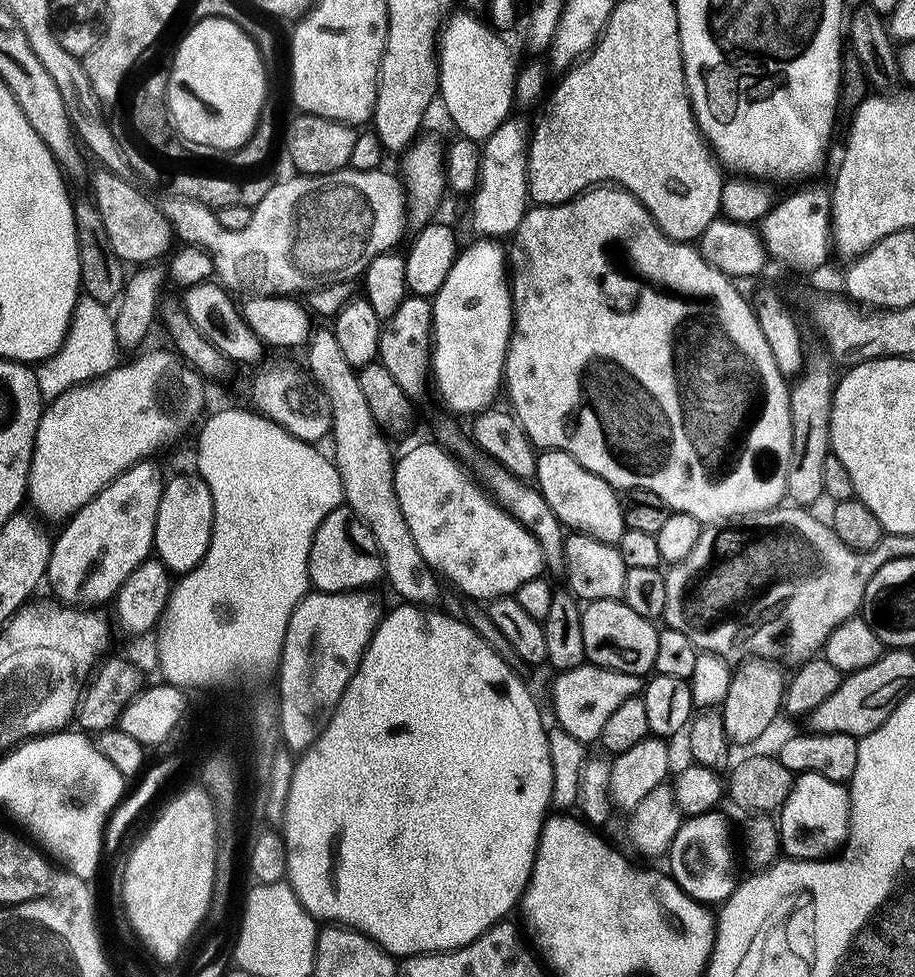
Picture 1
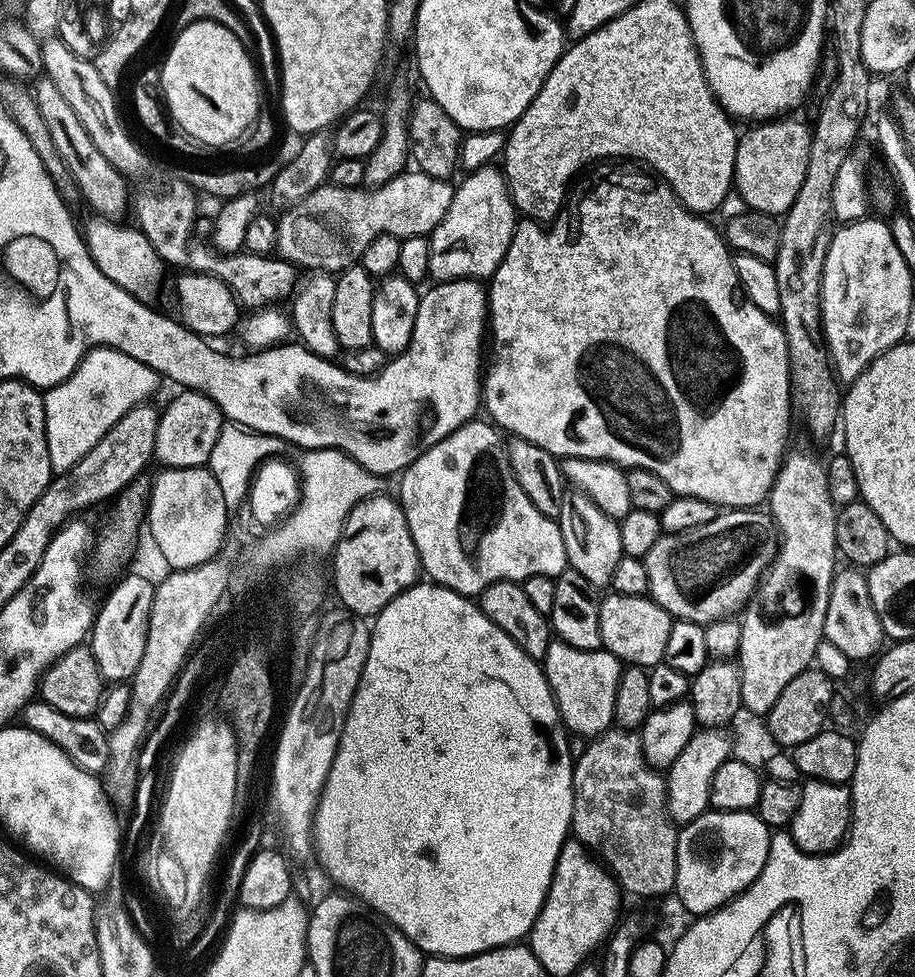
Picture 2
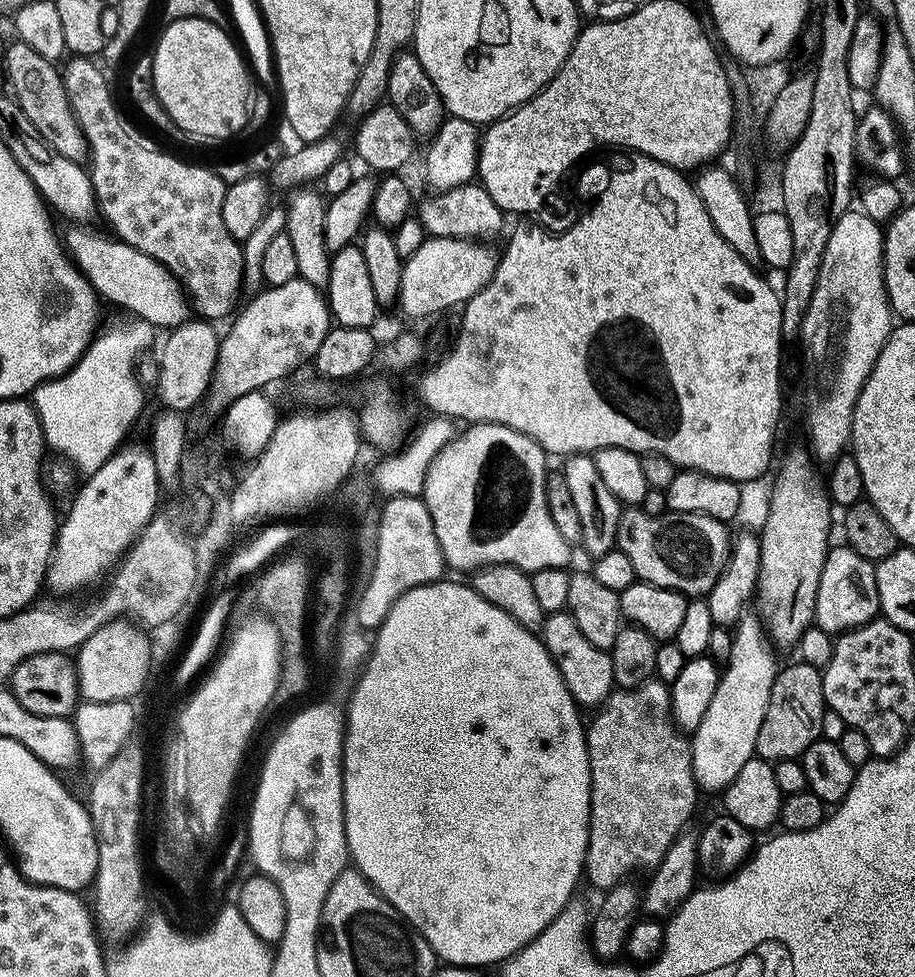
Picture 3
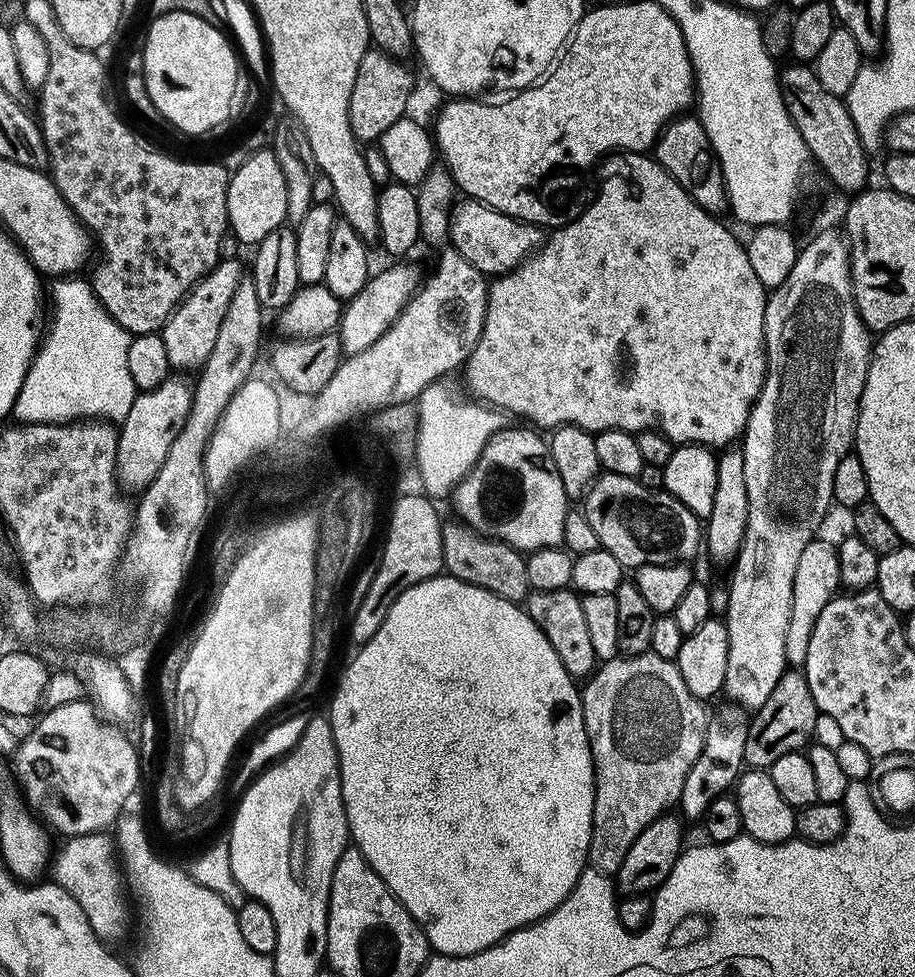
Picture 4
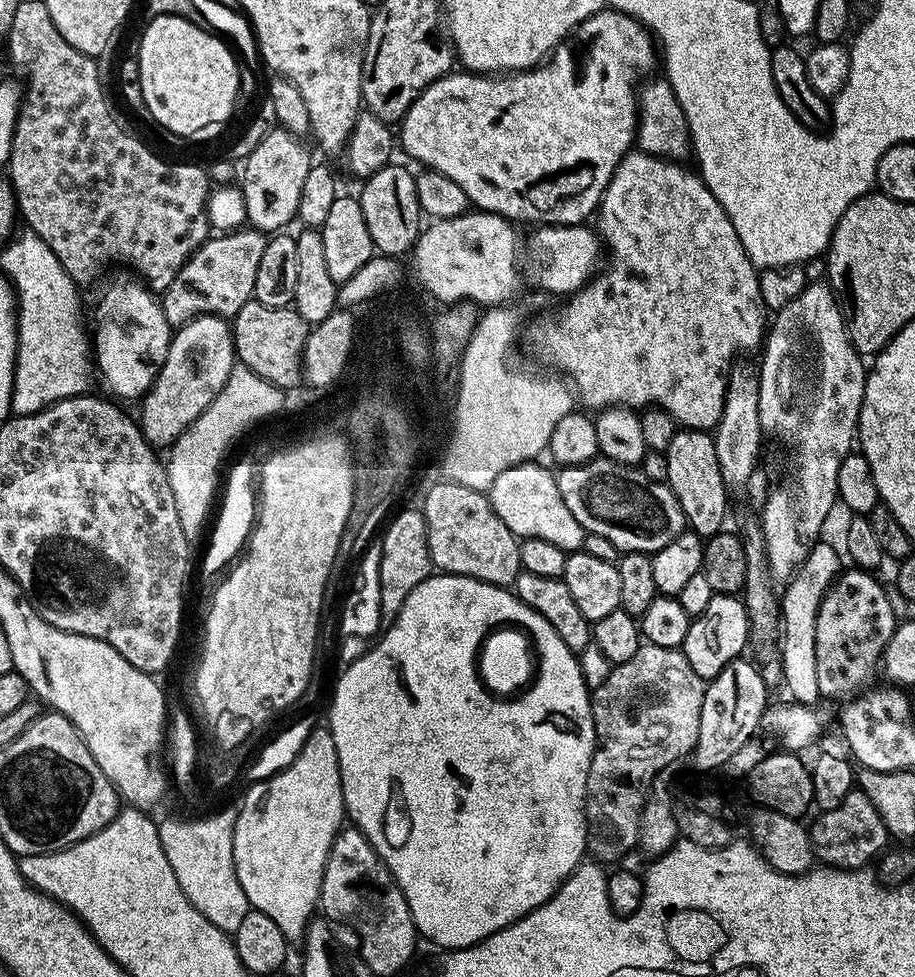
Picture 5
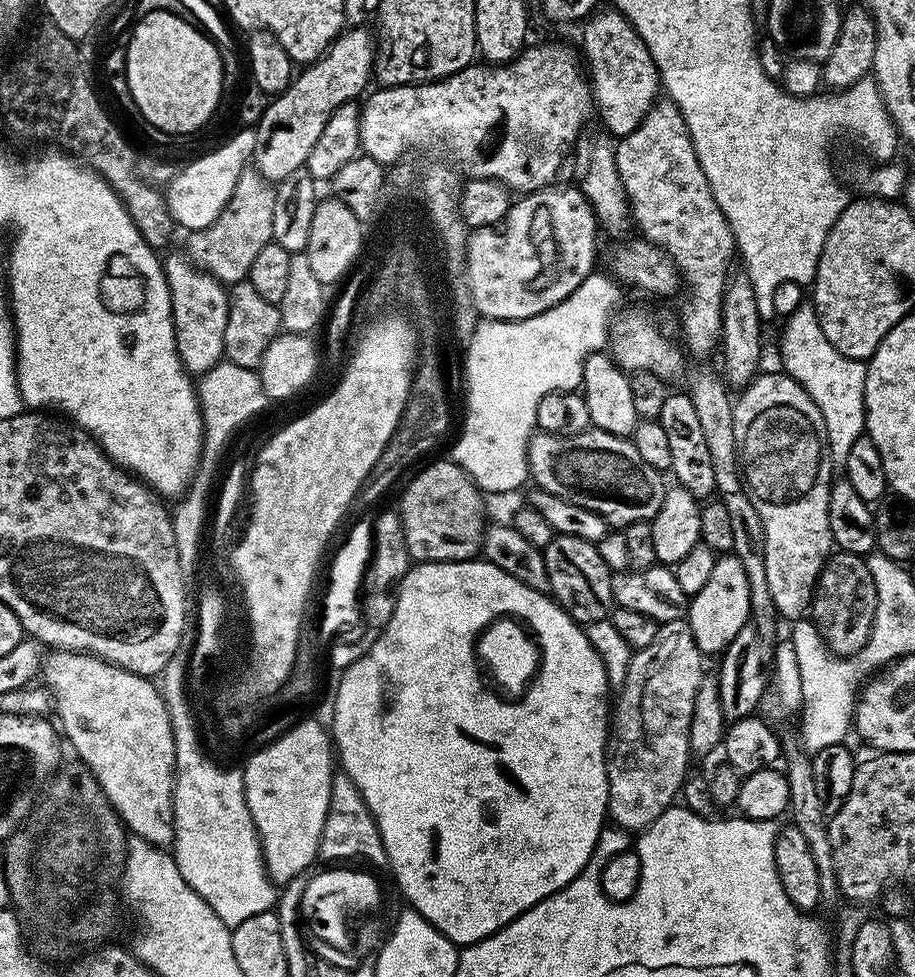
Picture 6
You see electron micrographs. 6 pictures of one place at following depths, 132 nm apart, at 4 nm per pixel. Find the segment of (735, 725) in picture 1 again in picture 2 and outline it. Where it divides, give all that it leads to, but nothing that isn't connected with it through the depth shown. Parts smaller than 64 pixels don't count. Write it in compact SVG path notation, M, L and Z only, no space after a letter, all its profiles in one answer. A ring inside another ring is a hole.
M789 447L784 454L784 460L780 464L778 474L774 478L772 488L768 492L766 501L767 511L770 513L773 520L776 521L778 529L778 547L776 556L764 570L763 576L760 577L760 583L756 585L756 590L752 594L752 599L748 601L743 609L742 615L739 617L740 629L742 630L742 638L738 649L738 665L741 674L741 702L745 709L749 708L749 713L752 714L767 714L778 700L778 696L782 694L782 690L790 685L791 680L802 671L813 667L816 659L816 647L820 641L824 639L824 623L826 622L826 606L830 602L830 590L832 589L832 581L838 571L838 551L835 542L835 520L838 511L838 506L830 498L830 490L826 482L826 474L828 469L825 461L819 460L814 453L808 448Z

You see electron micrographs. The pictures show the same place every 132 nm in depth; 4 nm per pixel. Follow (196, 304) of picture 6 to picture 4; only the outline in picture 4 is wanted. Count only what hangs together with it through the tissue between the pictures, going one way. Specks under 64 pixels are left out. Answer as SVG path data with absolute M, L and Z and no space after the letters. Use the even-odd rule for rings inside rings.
M169 378L152 391L141 391L134 398L134 406L130 406L130 414L119 425L119 442L117 444L117 464L116 479L119 481L121 489L137 488L143 490L147 488L148 483L162 470L162 462L166 462L166 454L170 454L170 446L174 442L180 428L186 422L190 410L192 409L193 385L187 384L187 379Z

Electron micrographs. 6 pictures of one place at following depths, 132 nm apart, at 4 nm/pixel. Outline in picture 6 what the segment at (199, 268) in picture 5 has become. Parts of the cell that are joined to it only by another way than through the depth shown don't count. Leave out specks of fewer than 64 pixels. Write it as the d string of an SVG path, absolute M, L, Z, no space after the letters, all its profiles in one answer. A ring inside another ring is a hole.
M248 166L234 182L234 194L230 202L210 222L210 226L189 231L186 255L197 268L208 272L225 286L231 286L240 280L247 280L250 266L254 266L255 256L262 251L262 246L273 243L272 218L274 216L275 187L257 172L255 167Z

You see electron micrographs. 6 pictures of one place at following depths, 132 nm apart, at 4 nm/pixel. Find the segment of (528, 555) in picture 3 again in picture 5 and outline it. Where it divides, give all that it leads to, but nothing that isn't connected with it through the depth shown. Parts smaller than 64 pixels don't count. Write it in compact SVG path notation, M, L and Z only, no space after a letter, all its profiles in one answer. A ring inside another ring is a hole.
M525 462L515 464L489 486L486 493L492 503L494 514L514 533L517 538L542 538L546 542L554 542L554 546L564 549L571 554L585 547L586 533L583 526L570 514L566 502L562 502L562 494L558 490L555 475L540 465L540 462Z

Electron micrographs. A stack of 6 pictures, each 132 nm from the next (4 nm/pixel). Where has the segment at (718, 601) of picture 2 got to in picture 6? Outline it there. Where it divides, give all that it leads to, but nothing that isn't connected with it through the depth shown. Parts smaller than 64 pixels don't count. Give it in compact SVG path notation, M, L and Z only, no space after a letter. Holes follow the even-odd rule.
M594 427L573 436L555 436L537 431L528 442L528 475L539 491L549 492L568 504L582 506L598 514L616 530L622 530L634 522L650 522L654 519L662 510L666 491L665 477L654 466L650 466L650 462L642 462L629 437L606 434L606 430Z

